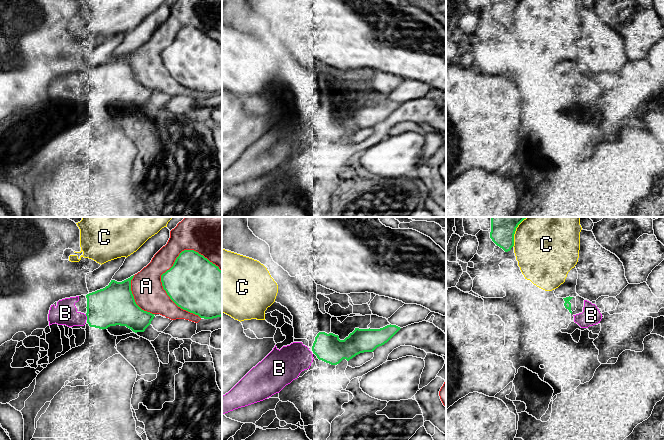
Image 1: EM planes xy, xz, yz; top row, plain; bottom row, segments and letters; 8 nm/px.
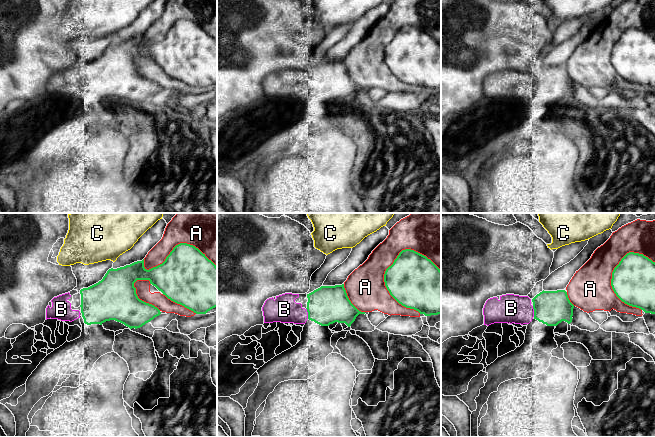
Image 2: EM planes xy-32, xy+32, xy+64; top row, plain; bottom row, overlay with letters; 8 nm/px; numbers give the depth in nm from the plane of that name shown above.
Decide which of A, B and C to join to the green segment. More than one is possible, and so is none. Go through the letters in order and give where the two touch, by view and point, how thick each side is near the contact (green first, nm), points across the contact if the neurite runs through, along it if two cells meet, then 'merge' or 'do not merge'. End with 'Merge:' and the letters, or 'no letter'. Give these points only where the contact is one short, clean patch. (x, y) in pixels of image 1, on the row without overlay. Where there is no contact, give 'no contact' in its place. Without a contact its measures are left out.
A: contact xy (163, 64); calibres 440 and 260 nm; do not merge
B: contact xy (87, 93); calibres 320 and 190 nm; merge
C: contact yz (513, 11); calibres 180 and 420 nm; do not merge
Merge: B

